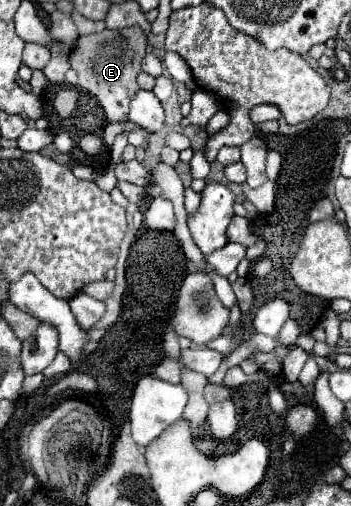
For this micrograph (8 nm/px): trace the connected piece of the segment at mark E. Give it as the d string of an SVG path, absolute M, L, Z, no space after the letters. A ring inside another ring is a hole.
M131 26L125 30L103 30L99 34L81 36L71 50L71 68L79 74L79 86L97 98L109 122L123 122L129 114L129 102L139 92L137 74L145 56L147 36L141 28Z

